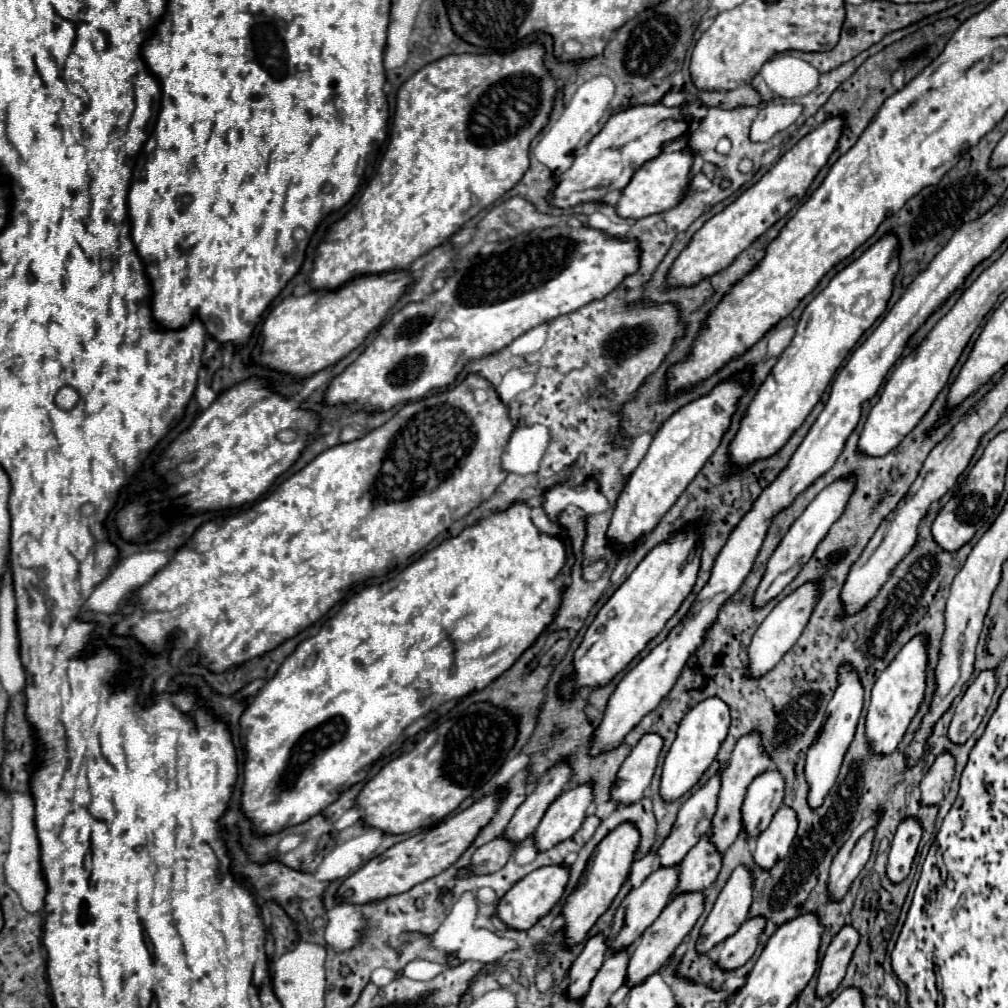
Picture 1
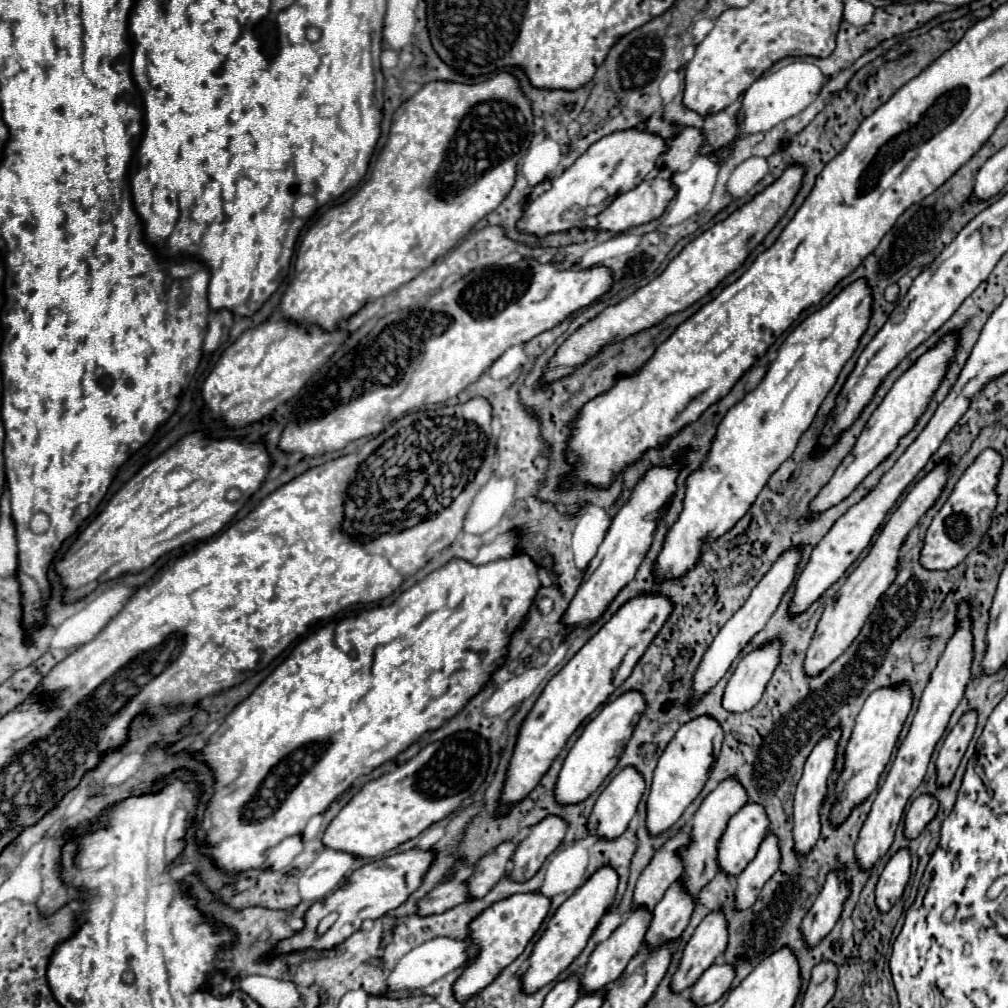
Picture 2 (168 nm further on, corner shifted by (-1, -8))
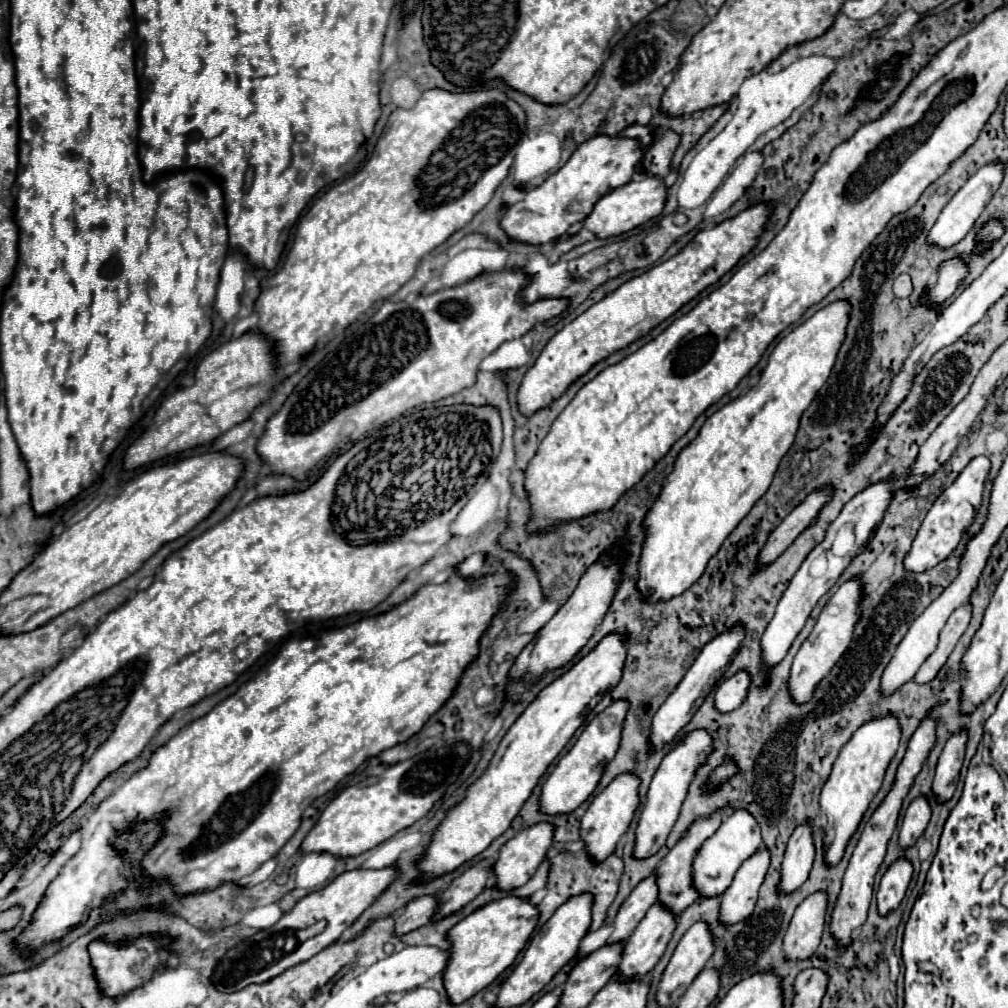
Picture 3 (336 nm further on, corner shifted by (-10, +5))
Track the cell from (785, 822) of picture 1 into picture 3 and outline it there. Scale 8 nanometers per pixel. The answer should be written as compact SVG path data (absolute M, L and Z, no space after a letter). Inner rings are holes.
M767 849L755 853L751 859L745 861L745 865L741 865L741 869L735 873L729 889L721 895L719 921L723 925L735 925L753 913L753 907L757 901L757 891L763 883L767 867L769 867Z

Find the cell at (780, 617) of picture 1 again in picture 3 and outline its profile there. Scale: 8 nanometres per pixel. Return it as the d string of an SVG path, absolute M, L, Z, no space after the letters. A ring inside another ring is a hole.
M739 671L731 679L725 679L715 689L715 709L719 713L729 713L737 709L747 693L749 687L749 675L745 671Z

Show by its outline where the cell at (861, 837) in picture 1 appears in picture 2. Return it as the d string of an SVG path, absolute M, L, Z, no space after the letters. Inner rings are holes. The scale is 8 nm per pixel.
M832 870L828 874L822 892L818 894L814 906L802 920L802 934L808 946L816 946L838 922L844 902L850 894L850 882L840 880L840 872Z

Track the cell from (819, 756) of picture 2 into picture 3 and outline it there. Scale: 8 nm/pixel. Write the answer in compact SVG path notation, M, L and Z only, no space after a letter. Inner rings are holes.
M803 823L793 831L787 843L785 859L781 865L781 881L777 883L777 891L793 893L795 889L799 889L811 871L813 857L815 857L815 847L811 839L811 827L809 823Z

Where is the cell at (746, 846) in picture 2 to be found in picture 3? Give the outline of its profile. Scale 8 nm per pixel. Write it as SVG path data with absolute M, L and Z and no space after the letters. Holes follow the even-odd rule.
M735 811L727 819L721 821L719 829L697 849L693 859L693 889L699 893L699 897L719 897L733 881L735 871L743 865L745 859L749 859L757 849L763 845L761 831L757 821L747 811Z

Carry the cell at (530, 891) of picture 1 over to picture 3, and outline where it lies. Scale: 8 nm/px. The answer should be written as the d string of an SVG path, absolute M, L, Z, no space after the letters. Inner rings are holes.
M509 895L473 911L447 933L451 947L447 965L443 969L443 985L453 1005L459 1005L469 997L473 997L475 993L483 991L509 965L513 965L515 957L529 941L537 921L539 921L539 911L527 899Z

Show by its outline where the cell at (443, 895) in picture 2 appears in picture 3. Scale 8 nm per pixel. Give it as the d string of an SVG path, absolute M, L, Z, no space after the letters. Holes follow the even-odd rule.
M419 897L411 901L405 911L395 919L395 933L405 935L421 925L427 925L439 907L437 897Z

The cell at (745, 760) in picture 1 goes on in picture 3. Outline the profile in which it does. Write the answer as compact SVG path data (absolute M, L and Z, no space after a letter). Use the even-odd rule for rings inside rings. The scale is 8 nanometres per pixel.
M721 809L721 811L713 813L713 815L707 817L707 819L695 821L695 823L689 827L687 835L667 853L667 857L665 857L665 859L659 863L659 867L655 869L655 881L657 881L657 891L659 891L657 903L661 903L663 909L669 909L675 917L679 917L679 915L697 899L697 891L691 887L691 863L693 863L693 857L695 857L697 849L705 843L707 837L711 837L711 835L717 831L717 827L721 825L721 819L723 819L725 815L727 815L727 811Z

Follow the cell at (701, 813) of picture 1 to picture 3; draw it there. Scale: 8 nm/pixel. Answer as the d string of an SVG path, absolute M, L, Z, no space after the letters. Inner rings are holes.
M651 875L645 881L641 881L633 889L633 893L627 897L627 901L621 905L621 909L613 921L613 933L609 935L607 945L625 941L655 901L657 901L657 885L655 885L655 875Z

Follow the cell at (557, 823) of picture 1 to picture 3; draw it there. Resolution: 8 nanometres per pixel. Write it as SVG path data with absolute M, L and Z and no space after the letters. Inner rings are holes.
M539 823L523 829L513 839L509 839L493 865L495 889L511 891L525 885L539 863L545 859L547 849L553 841L553 827L549 823Z

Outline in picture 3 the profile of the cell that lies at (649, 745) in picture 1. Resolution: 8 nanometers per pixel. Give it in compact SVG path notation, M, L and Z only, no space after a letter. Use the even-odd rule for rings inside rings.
M623 773L619 777L615 777L607 789L603 789L589 805L587 813L581 817L581 841L585 843L585 851L593 853L593 857L597 857L597 861L601 861L601 857L609 857L609 853L615 851L621 835L627 831L635 809L639 805L639 779L631 773Z

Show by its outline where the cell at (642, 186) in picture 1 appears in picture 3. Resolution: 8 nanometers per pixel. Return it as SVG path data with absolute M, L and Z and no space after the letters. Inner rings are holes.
M647 177L643 181L629 181L627 185L613 189L611 193L607 193L603 199L597 201L597 205L593 207L593 213L583 221L583 229L591 231L599 239L617 237L657 217L663 211L665 197L667 197L667 187L663 179L659 177Z

